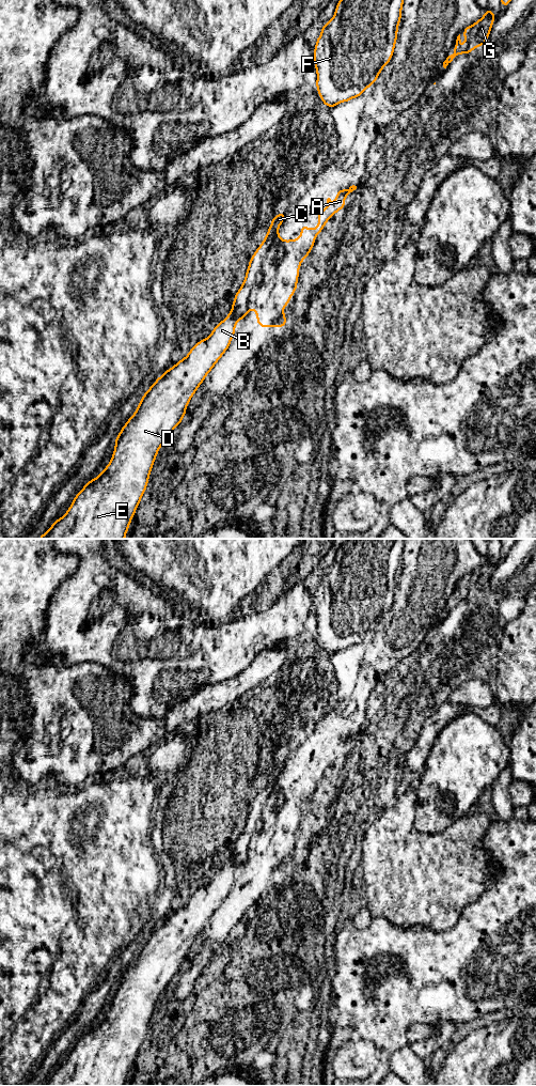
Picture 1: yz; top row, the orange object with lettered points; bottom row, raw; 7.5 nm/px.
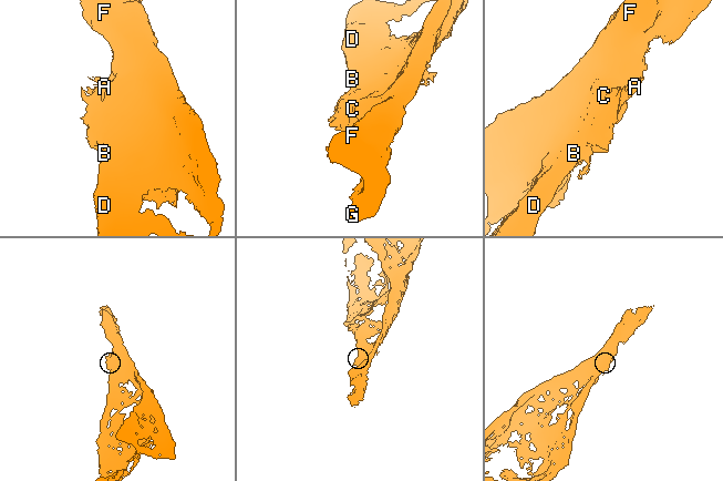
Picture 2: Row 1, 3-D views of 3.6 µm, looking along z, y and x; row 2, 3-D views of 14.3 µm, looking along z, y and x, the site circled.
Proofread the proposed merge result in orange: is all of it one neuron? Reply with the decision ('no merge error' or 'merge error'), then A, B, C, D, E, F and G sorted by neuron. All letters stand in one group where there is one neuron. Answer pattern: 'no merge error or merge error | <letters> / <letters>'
merge error | A / B C D E F G

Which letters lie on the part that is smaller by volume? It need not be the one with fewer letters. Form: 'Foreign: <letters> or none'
Foreign: A

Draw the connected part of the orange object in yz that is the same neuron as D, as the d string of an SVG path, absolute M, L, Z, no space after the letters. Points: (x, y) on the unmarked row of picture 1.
M285 760L275 762L261 793L252 803L246 825L235 841L230 862L214 875L208 885L199 888L189 901L168 916L143 942L136 960L129 965L115 986L115 995L109 1012L100 1022L85 1030L61 1066L38 1086L125 1086L137 1054L148 1030L149 1021L160 994L172 978L182 969L188 950L228 896L235 882L235 872L249 859L248 849L252 836L262 829L262 812L265 801L270 796L284 769Z

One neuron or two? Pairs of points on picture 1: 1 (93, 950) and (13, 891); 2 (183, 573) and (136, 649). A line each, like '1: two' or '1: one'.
1: one
2: two

